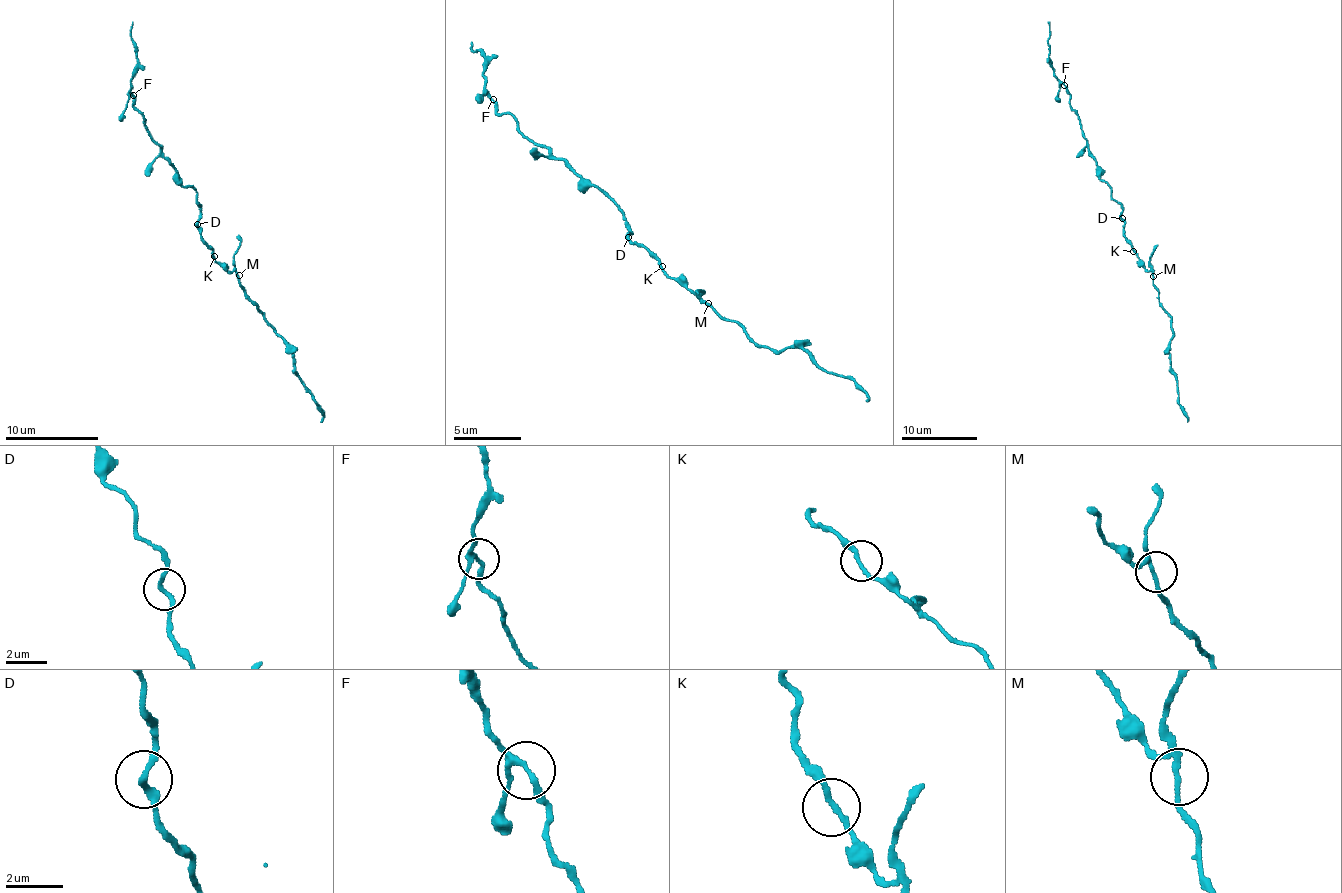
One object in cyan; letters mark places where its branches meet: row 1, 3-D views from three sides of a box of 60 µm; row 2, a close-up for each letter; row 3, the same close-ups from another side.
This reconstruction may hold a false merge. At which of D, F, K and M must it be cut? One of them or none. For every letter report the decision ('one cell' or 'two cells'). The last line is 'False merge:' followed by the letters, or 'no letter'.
D: one cell
F: one cell
K: one cell
M: one cell
False merge: no letter

